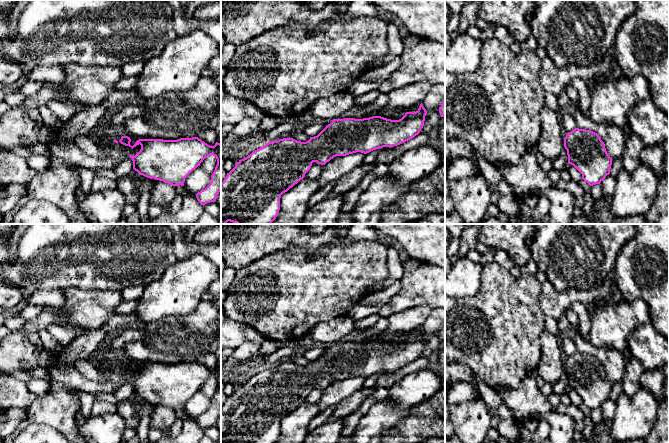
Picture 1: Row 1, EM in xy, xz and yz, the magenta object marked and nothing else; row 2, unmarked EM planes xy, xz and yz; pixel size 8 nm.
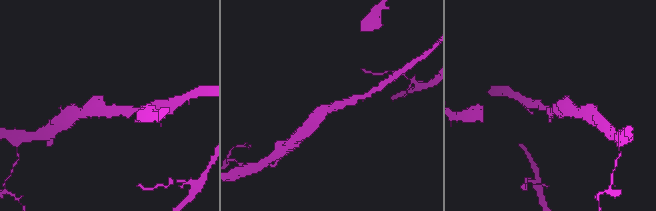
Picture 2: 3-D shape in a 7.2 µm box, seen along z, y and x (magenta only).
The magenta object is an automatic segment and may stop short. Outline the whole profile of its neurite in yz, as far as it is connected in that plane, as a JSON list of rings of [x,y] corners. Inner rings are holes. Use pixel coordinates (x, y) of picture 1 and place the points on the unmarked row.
[[[575,352],[564,362],[564,371],[568,388],[573,389],[590,410],[600,408],[610,398],[612,382],[597,357]]]

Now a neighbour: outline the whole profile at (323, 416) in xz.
[[[330,406],[324,411],[319,412],[318,415],[310,421],[308,425],[308,433],[324,424],[330,418],[333,411],[334,407]]]

